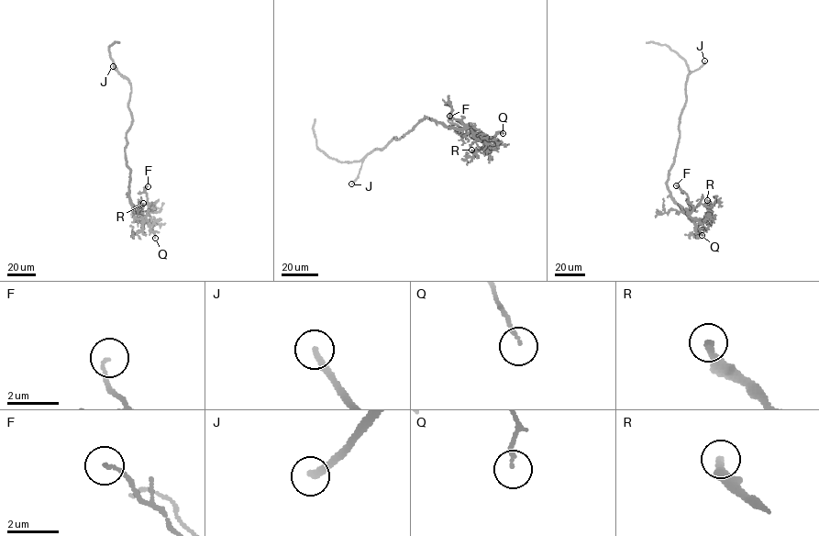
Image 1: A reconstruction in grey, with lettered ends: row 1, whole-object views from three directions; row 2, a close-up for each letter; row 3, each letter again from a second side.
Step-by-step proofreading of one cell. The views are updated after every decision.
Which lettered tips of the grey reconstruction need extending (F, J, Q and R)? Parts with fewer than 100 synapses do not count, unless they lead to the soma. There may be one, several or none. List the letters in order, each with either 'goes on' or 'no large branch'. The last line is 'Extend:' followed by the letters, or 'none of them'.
F: no large branch
J: goes on
Q: no large branch
R: no large branch
Extend: J

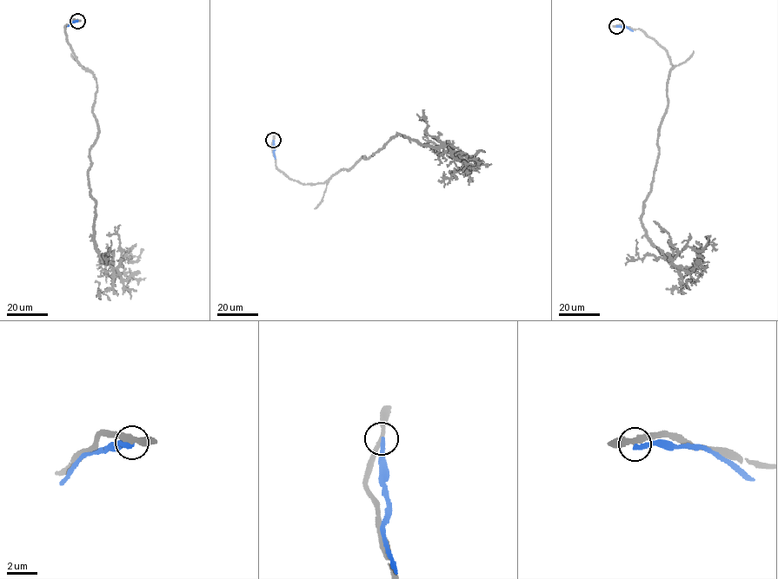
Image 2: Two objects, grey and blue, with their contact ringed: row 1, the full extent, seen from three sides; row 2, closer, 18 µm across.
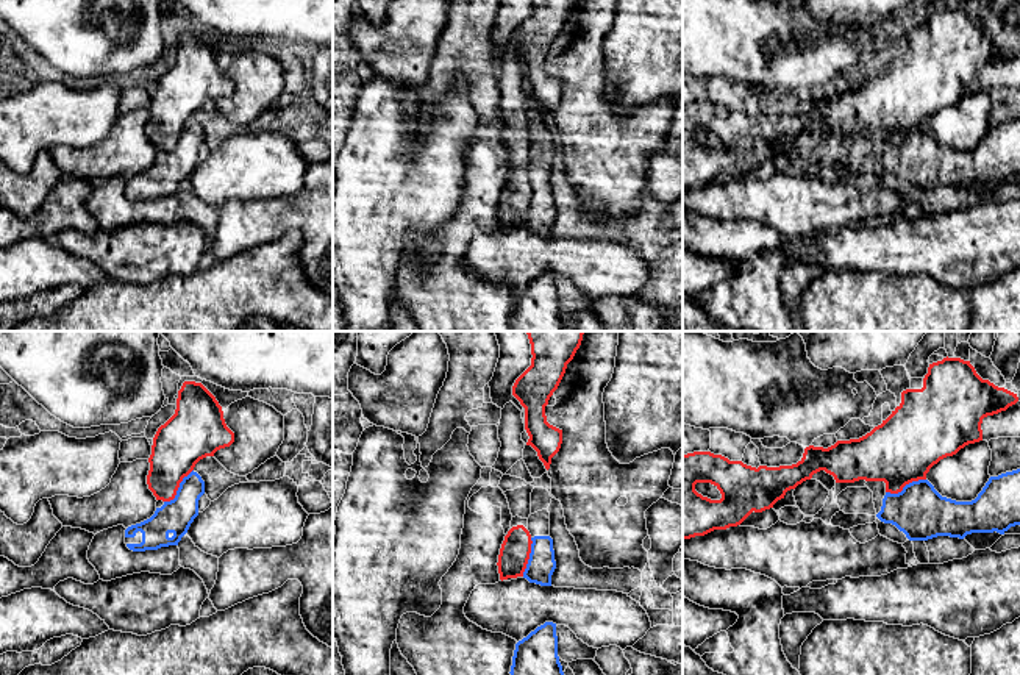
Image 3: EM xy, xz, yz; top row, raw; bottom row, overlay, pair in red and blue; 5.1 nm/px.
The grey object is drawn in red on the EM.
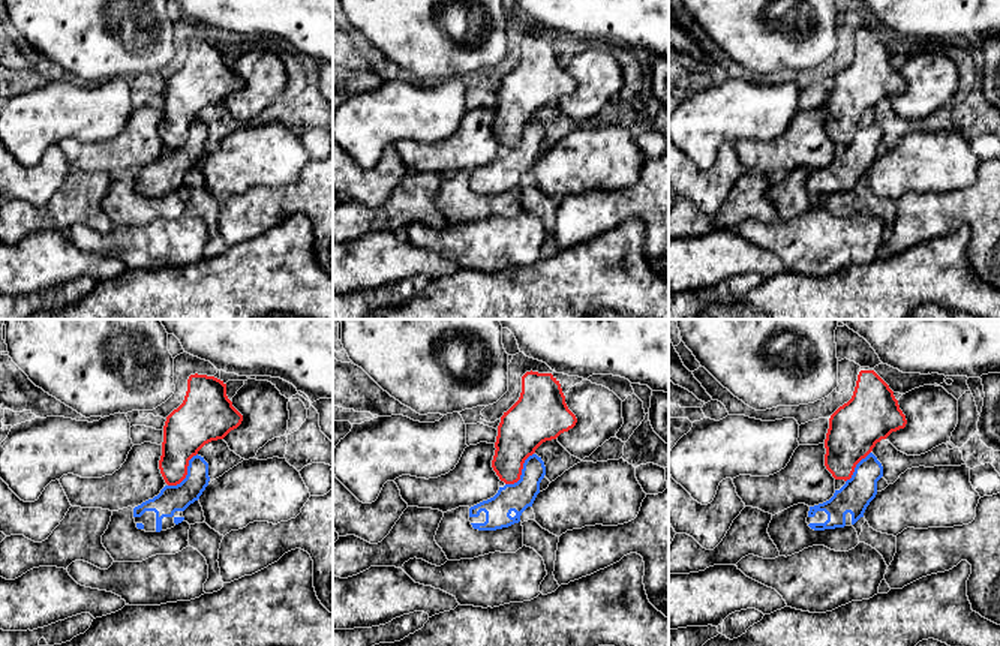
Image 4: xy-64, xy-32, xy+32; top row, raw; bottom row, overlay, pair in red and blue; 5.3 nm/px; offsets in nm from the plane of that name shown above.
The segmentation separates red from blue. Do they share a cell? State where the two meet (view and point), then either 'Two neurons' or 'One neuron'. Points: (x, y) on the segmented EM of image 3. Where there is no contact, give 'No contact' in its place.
Touches red at yz (905, 485). Two neurons

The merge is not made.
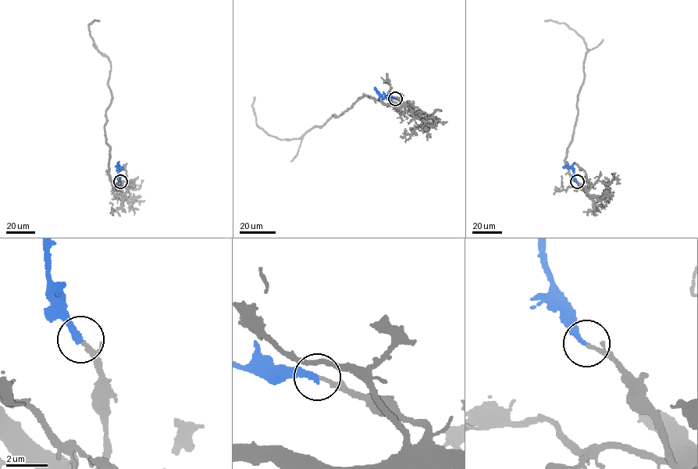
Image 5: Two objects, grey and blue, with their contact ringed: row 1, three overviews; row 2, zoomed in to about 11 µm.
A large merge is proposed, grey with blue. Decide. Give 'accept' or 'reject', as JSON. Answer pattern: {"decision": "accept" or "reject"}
{"decision": "accept"}

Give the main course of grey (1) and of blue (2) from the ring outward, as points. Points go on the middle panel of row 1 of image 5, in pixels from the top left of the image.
1: (395, 98), (404, 102), (387, 105), (363, 95), (322, 127), (283, 140), (256, 123), (255, 97)
2: (395, 98), (383, 98), (374, 89)

